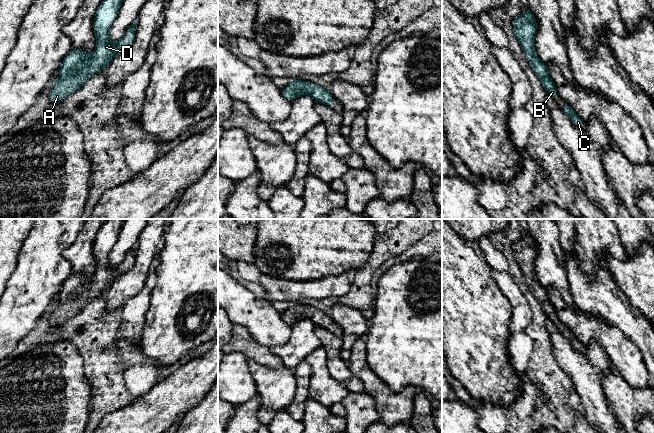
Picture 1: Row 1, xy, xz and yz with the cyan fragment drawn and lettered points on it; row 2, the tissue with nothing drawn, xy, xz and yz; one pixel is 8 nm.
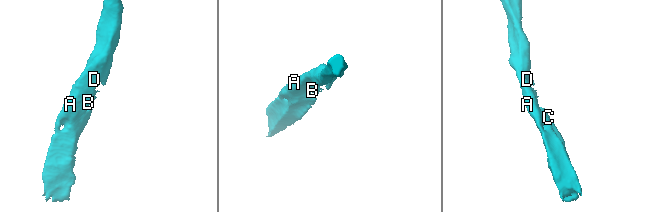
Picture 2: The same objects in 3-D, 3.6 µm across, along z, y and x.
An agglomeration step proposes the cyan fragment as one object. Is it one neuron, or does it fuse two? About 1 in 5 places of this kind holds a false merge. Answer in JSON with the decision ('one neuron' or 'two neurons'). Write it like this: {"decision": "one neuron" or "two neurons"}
{"decision": "one neuron"}

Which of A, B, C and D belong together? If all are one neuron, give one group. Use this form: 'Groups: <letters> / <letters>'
Groups: A B C D

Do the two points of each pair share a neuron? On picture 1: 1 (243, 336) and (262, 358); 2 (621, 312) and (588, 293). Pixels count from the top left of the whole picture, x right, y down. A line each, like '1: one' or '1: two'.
1: one
2: one

